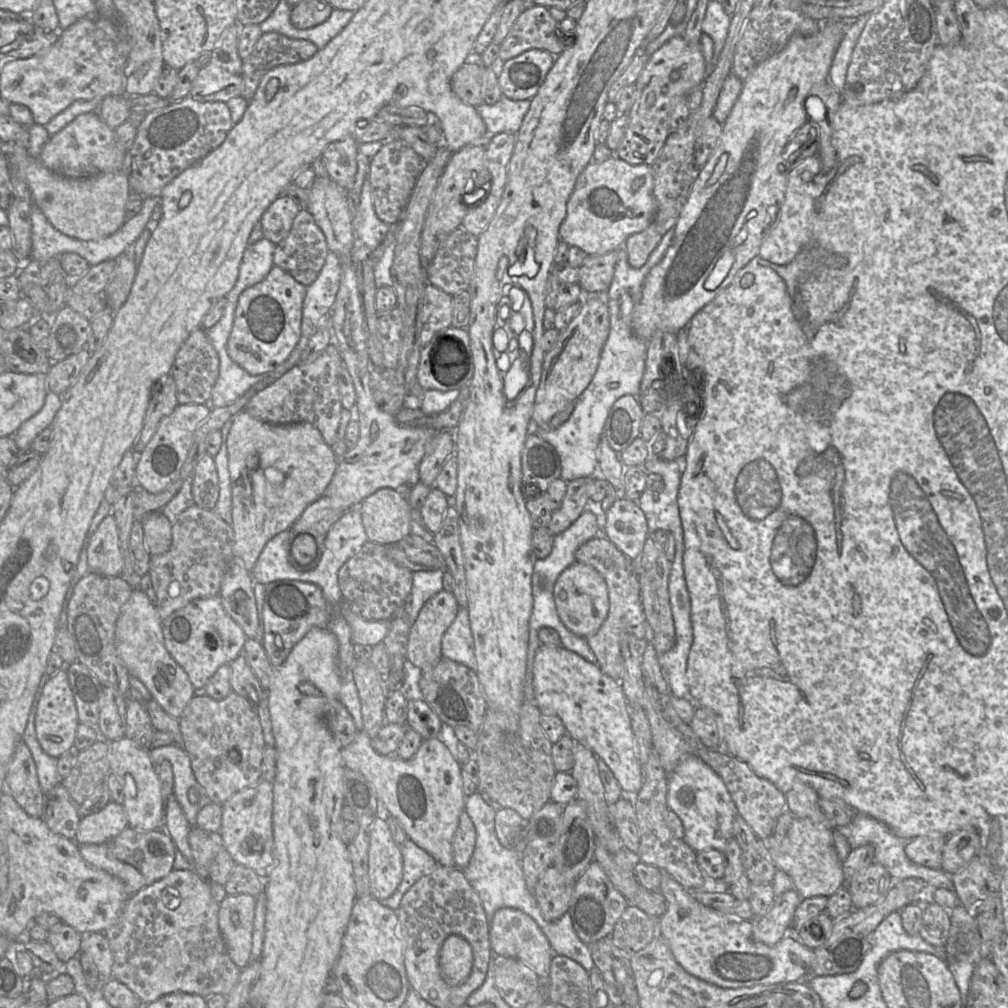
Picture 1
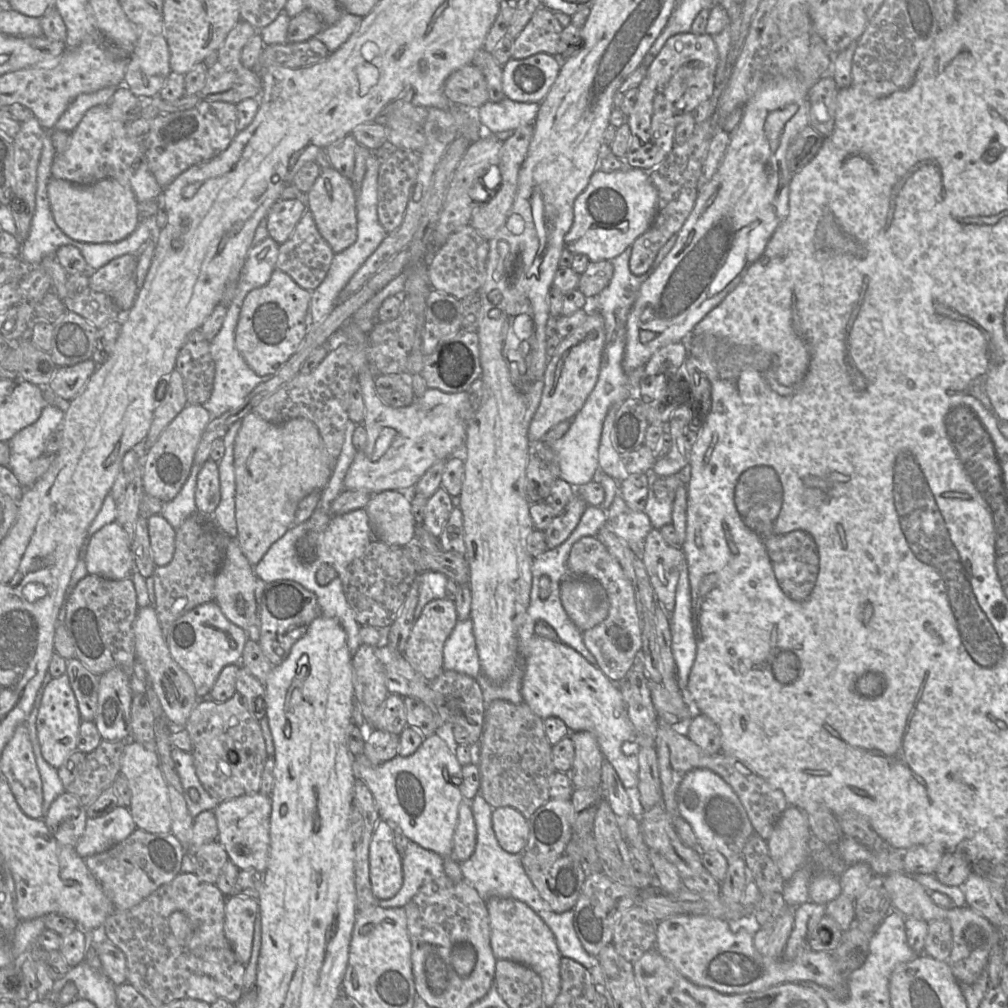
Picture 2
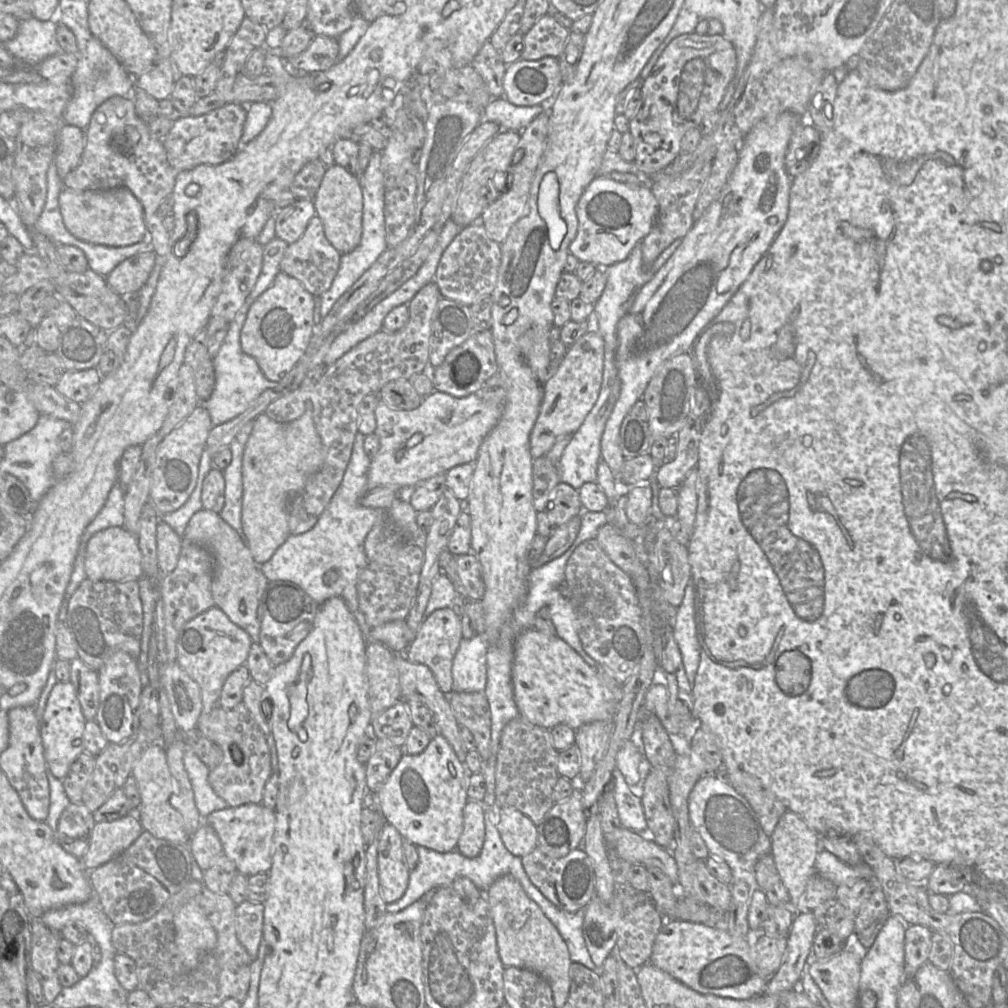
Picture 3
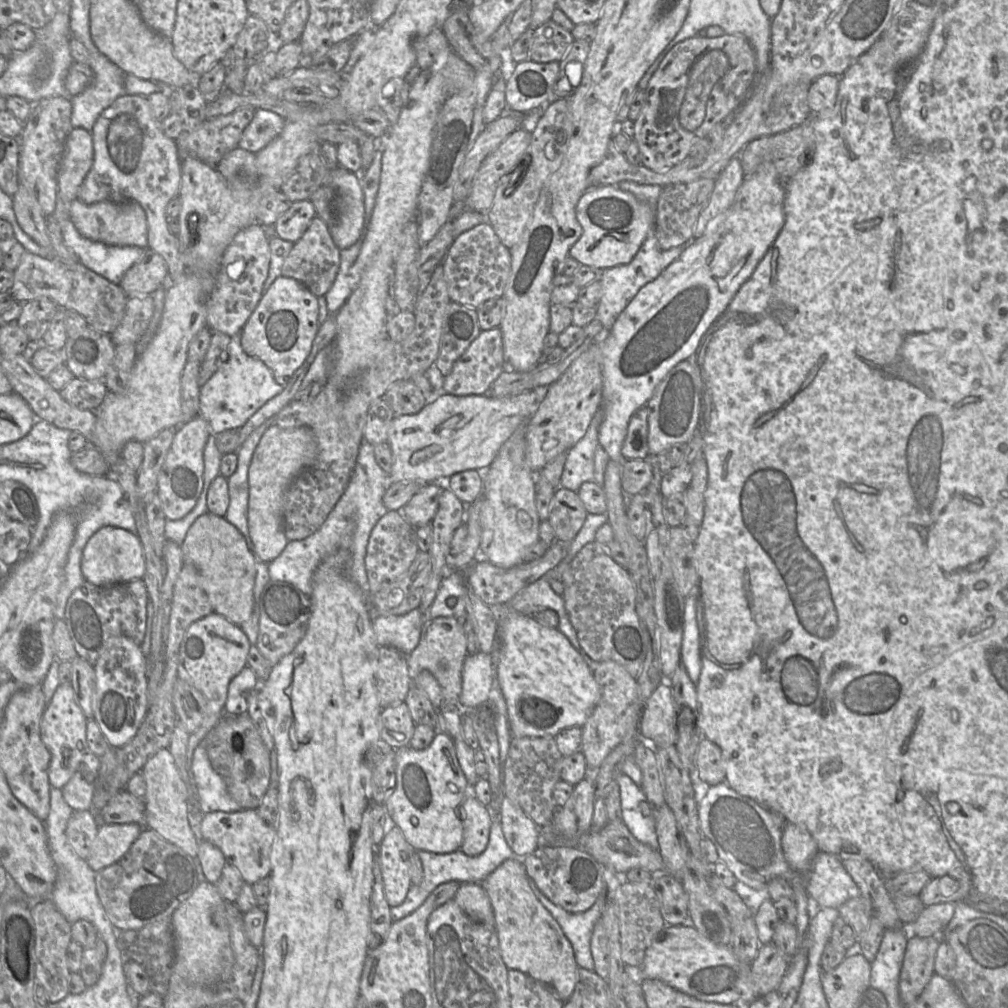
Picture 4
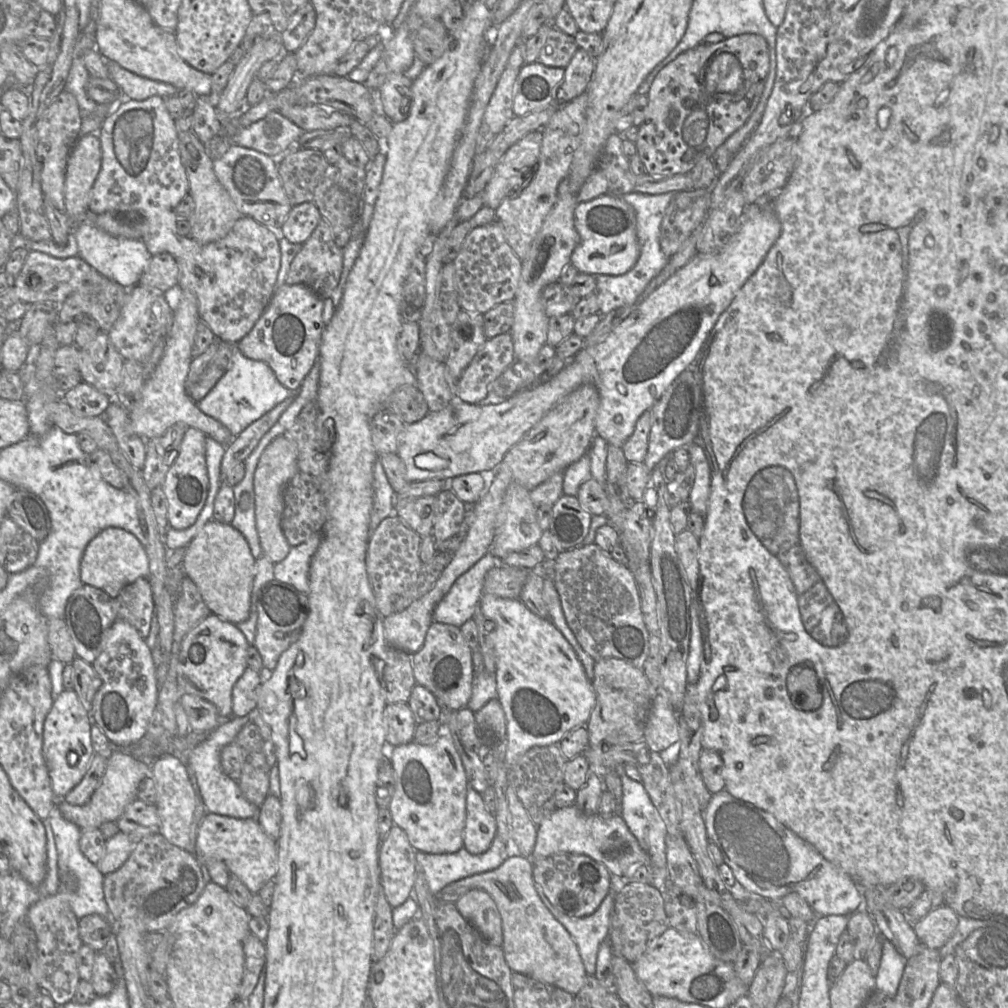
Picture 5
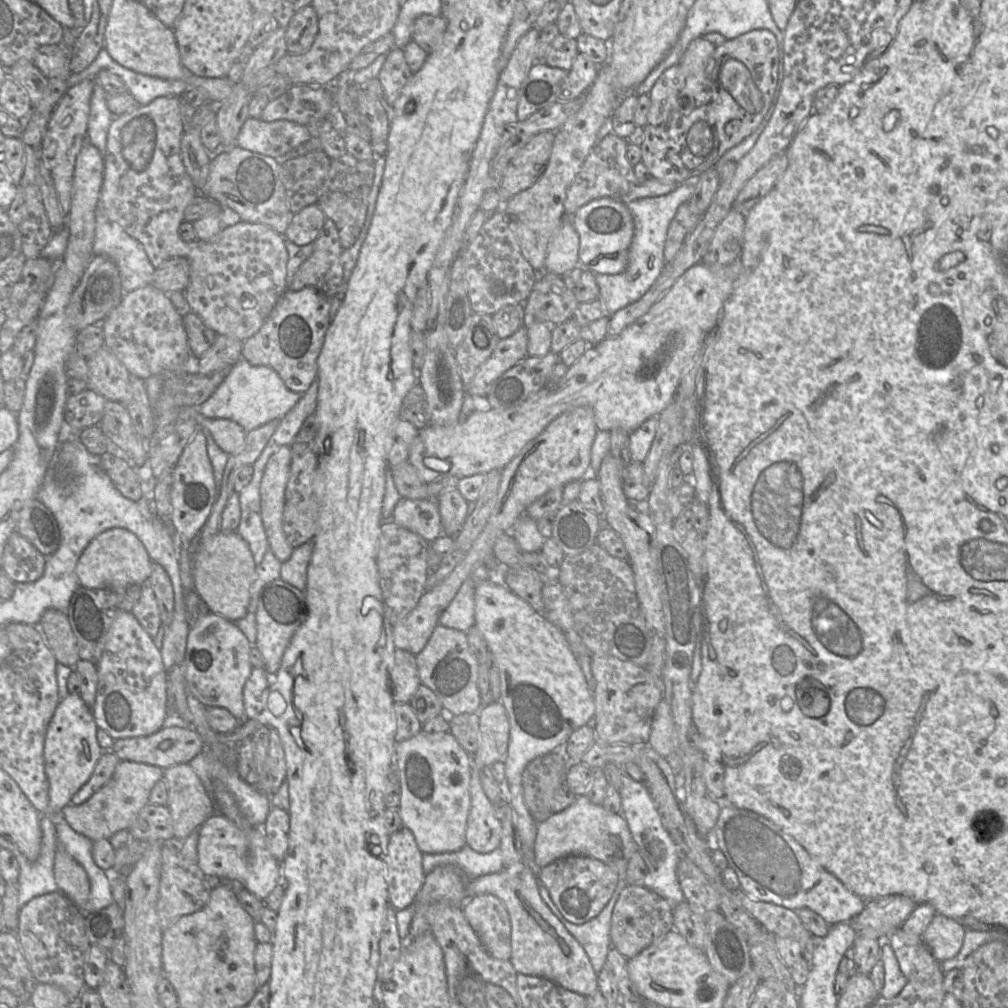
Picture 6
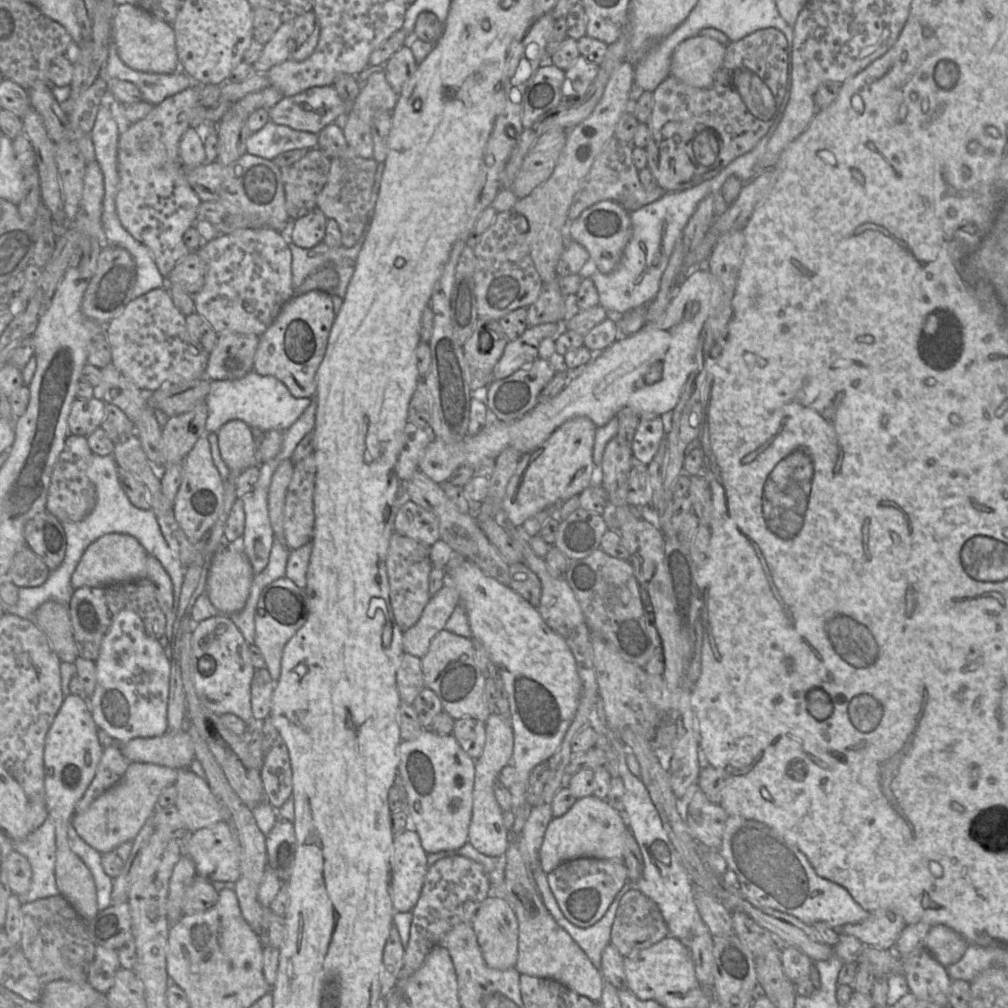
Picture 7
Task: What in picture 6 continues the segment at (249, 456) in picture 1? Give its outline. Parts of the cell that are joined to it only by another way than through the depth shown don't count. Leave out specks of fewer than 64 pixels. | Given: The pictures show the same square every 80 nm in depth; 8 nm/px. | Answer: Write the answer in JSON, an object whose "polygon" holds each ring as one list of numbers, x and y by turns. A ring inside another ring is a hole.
{"polygon":[[284,445,274,453,265,465,260,482,261,518,269,549,282,563,293,551,283,530,285,491,291,469,291,450]]}

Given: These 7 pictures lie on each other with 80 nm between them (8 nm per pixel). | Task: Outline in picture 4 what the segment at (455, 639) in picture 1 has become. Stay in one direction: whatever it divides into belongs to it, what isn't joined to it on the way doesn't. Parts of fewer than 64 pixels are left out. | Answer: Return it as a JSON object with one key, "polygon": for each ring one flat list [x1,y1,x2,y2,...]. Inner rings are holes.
{"polygon":[[481,651,467,655,462,667,462,690,458,703,462,709,475,709,488,701,494,680,494,656]]}

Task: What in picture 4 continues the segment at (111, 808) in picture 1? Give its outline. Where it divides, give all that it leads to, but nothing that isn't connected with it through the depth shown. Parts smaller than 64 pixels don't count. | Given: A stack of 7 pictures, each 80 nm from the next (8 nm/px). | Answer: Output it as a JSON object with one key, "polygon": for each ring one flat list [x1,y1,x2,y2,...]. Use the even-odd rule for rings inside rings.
{"polygon":[[136,823,100,825,86,859,89,867,98,872,119,861,138,839,143,829,143,826]]}

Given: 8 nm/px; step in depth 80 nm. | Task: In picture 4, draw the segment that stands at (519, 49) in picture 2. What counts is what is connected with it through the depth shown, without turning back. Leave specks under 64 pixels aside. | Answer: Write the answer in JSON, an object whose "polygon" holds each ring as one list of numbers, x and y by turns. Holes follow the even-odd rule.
{"polygon":[[550,19,534,29,529,59,538,63,559,62,574,40,570,31]]}

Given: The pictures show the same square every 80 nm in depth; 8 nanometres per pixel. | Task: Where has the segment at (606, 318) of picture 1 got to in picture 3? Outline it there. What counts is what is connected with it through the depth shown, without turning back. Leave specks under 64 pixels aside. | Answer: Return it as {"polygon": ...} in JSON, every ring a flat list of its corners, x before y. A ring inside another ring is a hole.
{"polygon":[[595,329,588,330,567,348,556,371,545,383,544,395,530,433,530,453,533,459,545,456,558,437,574,434,582,425,598,399,604,368,604,340]]}

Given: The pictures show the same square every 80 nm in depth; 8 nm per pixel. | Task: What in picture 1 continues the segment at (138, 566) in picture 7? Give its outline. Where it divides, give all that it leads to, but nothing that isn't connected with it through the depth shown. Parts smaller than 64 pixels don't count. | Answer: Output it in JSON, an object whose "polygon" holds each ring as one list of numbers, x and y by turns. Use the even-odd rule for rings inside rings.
{"polygon":[[111,513,91,535,86,553,91,572,107,577,121,575,124,558,120,549,117,524]]}

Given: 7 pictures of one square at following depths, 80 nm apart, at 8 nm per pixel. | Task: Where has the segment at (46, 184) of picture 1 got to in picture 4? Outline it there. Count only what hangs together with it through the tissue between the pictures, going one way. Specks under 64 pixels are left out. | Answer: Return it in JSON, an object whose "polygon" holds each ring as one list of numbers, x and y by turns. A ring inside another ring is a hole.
{"polygon":[[79,199,68,203,70,220,78,232,93,241,112,246,148,246,148,231,145,211,135,201,129,200,122,203,100,201,85,204]]}

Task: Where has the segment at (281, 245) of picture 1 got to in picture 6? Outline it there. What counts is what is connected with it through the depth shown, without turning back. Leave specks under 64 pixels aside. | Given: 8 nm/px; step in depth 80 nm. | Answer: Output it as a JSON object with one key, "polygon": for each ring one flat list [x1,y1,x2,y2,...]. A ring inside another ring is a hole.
{"polygon":[[326,217,322,230,313,242,312,254,299,266,290,290,314,288,326,297,335,296,342,283,342,248,335,223]]}

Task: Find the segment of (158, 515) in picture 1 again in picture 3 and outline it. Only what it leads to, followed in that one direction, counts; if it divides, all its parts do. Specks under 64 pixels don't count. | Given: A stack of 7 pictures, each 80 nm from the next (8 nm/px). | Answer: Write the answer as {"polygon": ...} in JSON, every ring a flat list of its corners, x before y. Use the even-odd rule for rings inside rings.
{"polygon":[[161,519,156,529,158,567,161,575,167,575,177,566,182,538]]}

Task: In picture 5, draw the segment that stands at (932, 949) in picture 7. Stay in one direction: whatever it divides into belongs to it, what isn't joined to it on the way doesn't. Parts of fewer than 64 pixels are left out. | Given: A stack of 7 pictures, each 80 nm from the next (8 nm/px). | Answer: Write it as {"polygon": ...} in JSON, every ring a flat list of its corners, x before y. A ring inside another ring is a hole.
{"polygon":[[941,905,912,926,922,945,940,950,954,934,958,915,949,906]]}

